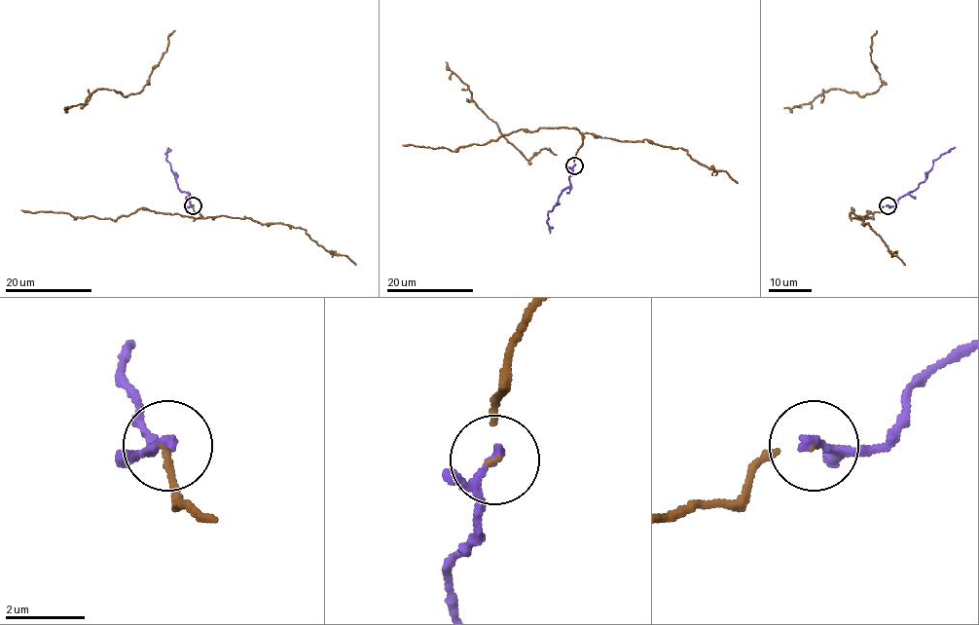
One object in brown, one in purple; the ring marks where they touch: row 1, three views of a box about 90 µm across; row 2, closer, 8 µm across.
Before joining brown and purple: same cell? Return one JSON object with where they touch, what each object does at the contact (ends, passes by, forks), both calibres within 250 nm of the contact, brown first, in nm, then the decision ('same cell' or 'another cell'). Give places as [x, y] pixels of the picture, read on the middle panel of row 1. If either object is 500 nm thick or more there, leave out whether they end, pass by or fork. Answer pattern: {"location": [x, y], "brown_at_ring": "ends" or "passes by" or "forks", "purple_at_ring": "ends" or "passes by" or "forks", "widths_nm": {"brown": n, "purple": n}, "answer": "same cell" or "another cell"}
{"location": [574, 165], "brown_at_ring": "ends", "purple_at_ring": "passes by", "widths_nm": {"brown": 70, "purple": 180}, "answer": "same cell"}

